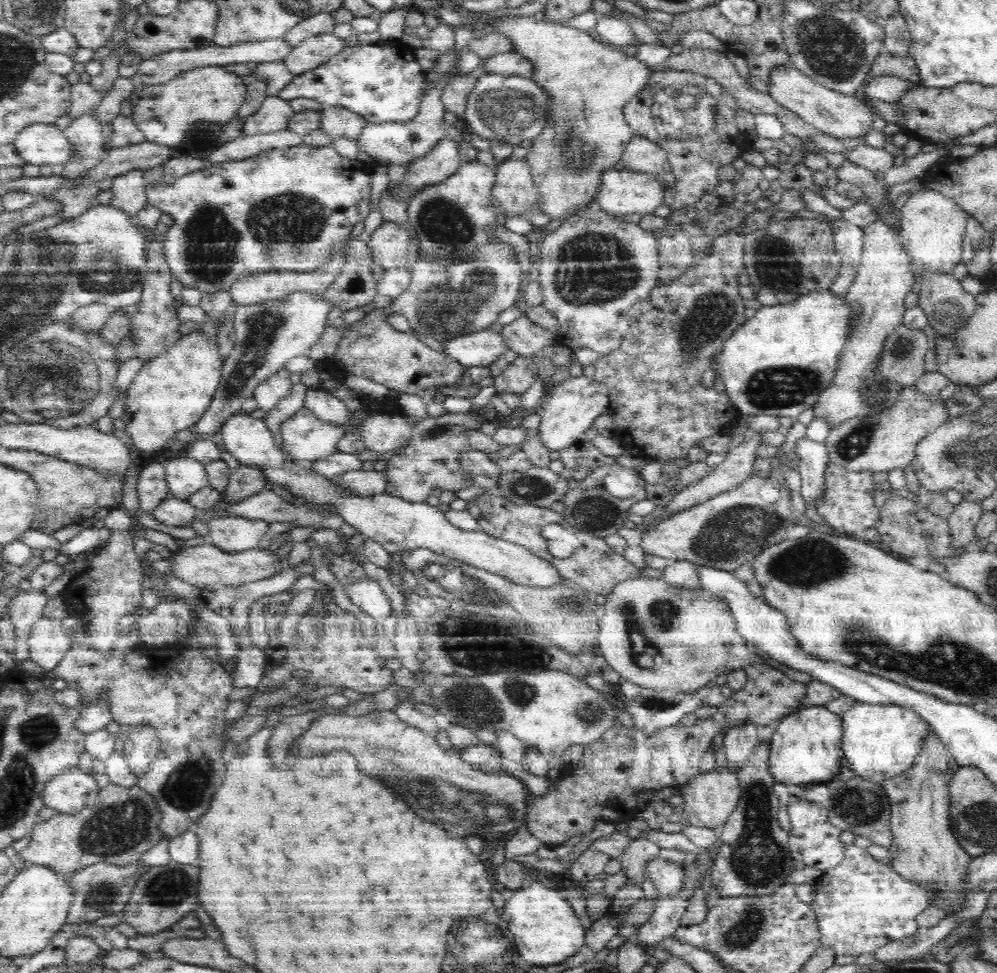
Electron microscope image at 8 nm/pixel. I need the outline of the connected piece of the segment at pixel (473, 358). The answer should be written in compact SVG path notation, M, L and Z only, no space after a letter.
M492 330L475 331L442 342L442 353L466 367L488 367L506 350L504 338Z

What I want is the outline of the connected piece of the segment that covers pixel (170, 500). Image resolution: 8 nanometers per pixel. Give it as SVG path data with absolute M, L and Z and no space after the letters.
M169 495L157 504L152 514L158 522L166 526L187 526L198 518L200 510L192 506L188 500Z

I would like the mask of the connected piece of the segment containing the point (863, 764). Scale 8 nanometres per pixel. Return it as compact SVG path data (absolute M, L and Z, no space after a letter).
M857 701L842 717L842 758L856 775L882 783L910 768L920 754L924 736L933 728L917 712L897 704L870 704Z

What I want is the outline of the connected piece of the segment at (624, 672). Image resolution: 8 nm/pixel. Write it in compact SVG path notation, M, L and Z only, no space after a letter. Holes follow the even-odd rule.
M642 576L618 583L605 597L606 614L599 621L599 633L597 634L598 652L604 656L606 662L620 674L622 679L639 684L641 687L656 690L672 689L678 692L691 693L702 688L702 686L707 686L710 680L716 679L720 674L732 673L734 670L743 669L748 664L764 660L763 655L751 652L746 641L740 636L728 603L724 599L708 593L702 587L688 590L682 587L674 587L664 581L663 578L655 579ZM628 622L632 622L634 630L642 634L642 636L632 636L632 648L636 648L637 655L645 651L644 638L646 638L650 646L654 646L656 650L662 650L660 654L670 656L672 662L676 662L676 664L666 664L660 668L654 666L654 670L644 670L643 667L636 666L634 654L630 652Z

